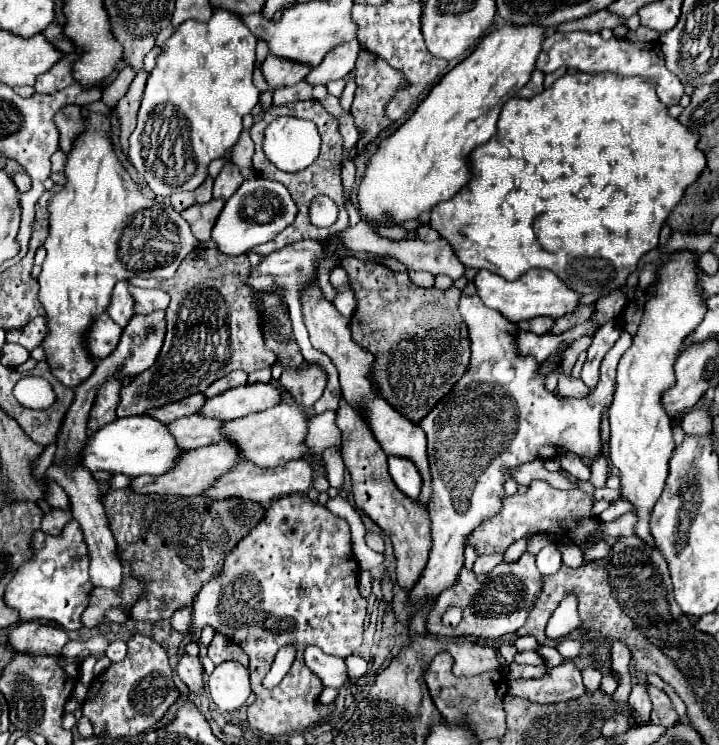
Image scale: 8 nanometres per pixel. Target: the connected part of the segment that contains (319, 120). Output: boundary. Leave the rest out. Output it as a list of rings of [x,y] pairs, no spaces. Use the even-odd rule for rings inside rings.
[[[305,100],[305,102],[291,102],[289,106],[271,106],[265,110],[263,114],[263,120],[261,122],[255,122],[251,126],[251,138],[255,142],[255,154],[253,154],[253,168],[257,170],[257,174],[261,178],[267,178],[267,180],[277,180],[281,182],[293,196],[299,212],[295,216],[295,222],[289,226],[289,228],[311,228],[311,238],[319,238],[319,240],[325,240],[329,238],[335,230],[317,230],[311,222],[309,222],[309,216],[307,216],[307,208],[309,208],[309,202],[313,200],[313,196],[319,196],[319,194],[325,194],[329,196],[331,200],[335,200],[337,208],[339,208],[339,220],[337,220],[337,230],[345,230],[347,228],[347,222],[349,222],[349,216],[347,216],[347,208],[345,208],[345,202],[343,202],[343,186],[341,186],[341,178],[339,178],[339,170],[341,170],[341,134],[339,134],[339,128],[337,128],[337,120],[317,102],[317,100]],[[279,116],[295,116],[295,118],[305,118],[305,120],[311,120],[317,124],[319,128],[319,134],[321,134],[321,154],[319,158],[305,170],[297,172],[297,174],[285,174],[281,170],[277,170],[269,160],[267,156],[263,154],[263,132],[265,128]]]

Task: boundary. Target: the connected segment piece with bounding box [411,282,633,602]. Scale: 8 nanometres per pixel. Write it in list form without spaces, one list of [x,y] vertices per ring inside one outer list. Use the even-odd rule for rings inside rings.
[[[469,282],[461,294],[459,312],[465,324],[469,326],[471,364],[463,374],[463,378],[455,384],[455,388],[451,388],[451,392],[443,400],[439,400],[439,404],[419,422],[419,426],[427,436],[427,452],[429,452],[429,466],[433,478],[433,496],[429,504],[433,546],[429,552],[429,562],[411,592],[413,602],[425,600],[427,596],[439,596],[445,588],[449,588],[455,582],[455,576],[463,566],[463,550],[467,538],[479,524],[495,518],[503,510],[503,498],[505,498],[503,484],[511,478],[511,470],[519,468],[525,462],[541,458],[543,454],[551,454],[551,458],[555,458],[573,452],[585,460],[599,456],[601,412],[613,400],[617,362],[633,340],[633,336],[627,330],[621,332],[621,338],[615,342],[611,352],[607,352],[603,358],[599,386],[595,386],[587,398],[583,400],[557,398],[553,392],[545,388],[545,376],[539,372],[541,364],[531,356],[519,354],[517,348],[519,324],[513,324],[507,318],[503,318],[503,314],[487,308],[483,300],[477,296],[477,288],[473,282]]]

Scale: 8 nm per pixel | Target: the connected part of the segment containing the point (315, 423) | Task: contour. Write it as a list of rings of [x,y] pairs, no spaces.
[[[327,410],[309,420],[309,436],[307,446],[311,446],[311,460],[321,462],[321,452],[327,446],[335,446],[341,442],[341,432],[335,424],[335,412]]]

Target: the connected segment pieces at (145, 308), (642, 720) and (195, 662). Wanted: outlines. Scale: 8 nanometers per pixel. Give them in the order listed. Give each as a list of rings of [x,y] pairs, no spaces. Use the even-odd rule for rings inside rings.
[[[129,284],[129,292],[135,298],[135,312],[137,314],[147,314],[153,310],[165,310],[169,304],[169,294],[163,290],[145,290]]]
[[[635,684],[629,696],[629,704],[635,710],[635,720],[639,724],[649,724],[649,712],[651,712],[651,700],[647,694],[647,686],[645,684]]]
[[[183,656],[177,664],[177,674],[193,694],[203,694],[203,666],[197,656]]]

